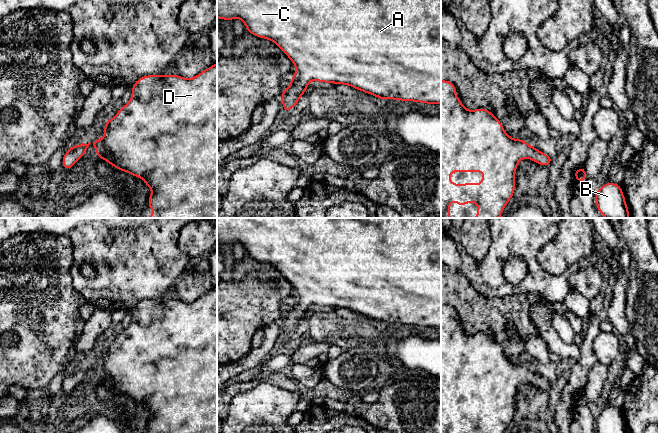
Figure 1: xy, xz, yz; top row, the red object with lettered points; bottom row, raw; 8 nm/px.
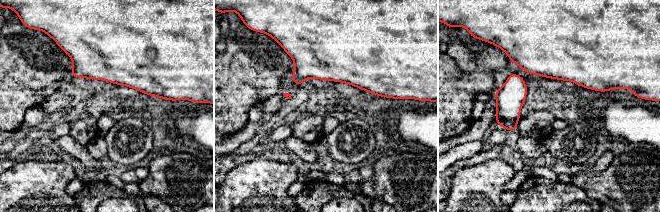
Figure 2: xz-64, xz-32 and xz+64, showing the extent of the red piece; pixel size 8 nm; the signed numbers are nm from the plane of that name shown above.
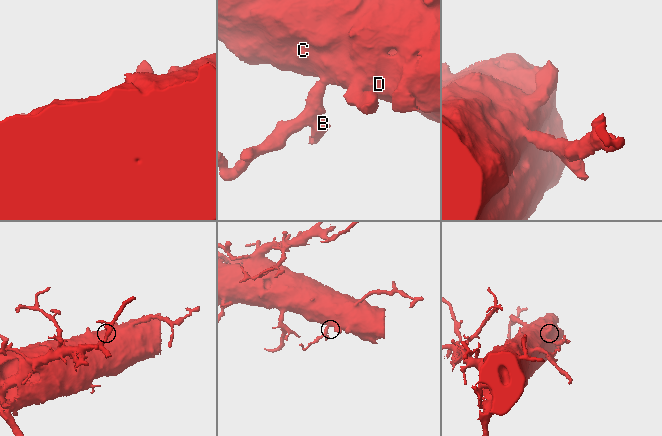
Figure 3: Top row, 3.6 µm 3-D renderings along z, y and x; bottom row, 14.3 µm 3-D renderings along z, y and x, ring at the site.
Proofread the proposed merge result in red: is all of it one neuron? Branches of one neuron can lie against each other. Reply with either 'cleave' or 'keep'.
keep

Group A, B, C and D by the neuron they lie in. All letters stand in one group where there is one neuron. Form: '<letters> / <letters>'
A B C D

